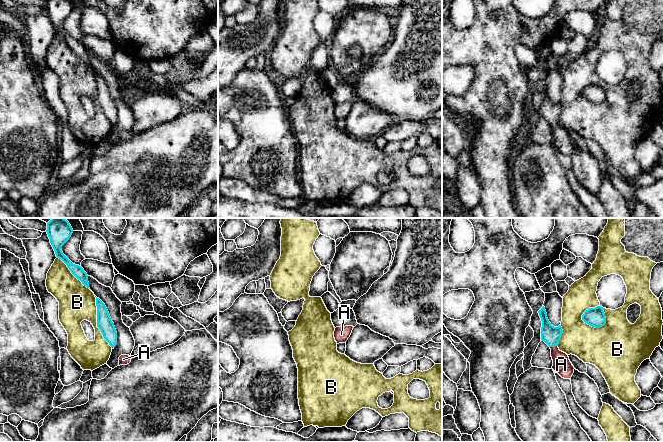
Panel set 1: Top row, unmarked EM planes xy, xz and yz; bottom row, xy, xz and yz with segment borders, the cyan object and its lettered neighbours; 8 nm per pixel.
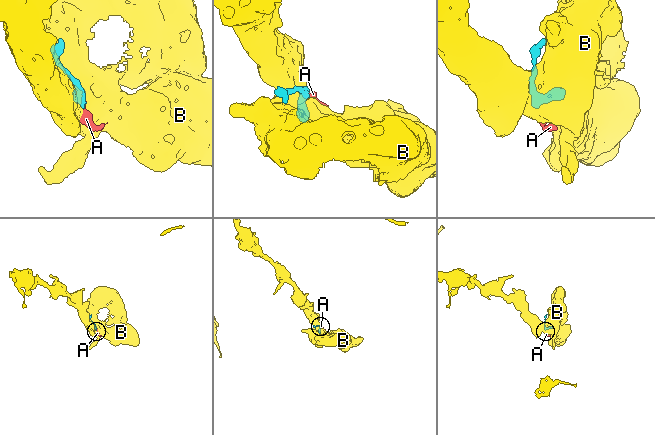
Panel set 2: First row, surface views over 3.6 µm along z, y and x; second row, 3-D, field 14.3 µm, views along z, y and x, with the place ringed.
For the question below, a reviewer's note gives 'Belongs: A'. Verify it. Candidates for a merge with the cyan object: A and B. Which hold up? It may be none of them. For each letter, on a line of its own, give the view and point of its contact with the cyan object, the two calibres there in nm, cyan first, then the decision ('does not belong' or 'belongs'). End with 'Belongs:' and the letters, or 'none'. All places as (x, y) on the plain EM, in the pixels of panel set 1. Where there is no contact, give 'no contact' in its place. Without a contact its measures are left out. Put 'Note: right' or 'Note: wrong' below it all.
A: contact yz (553, 122); calibres 150 and 140 nm; belongs
B: contact yz (592, 102); calibres 160 and 400 nm; does not belong
Belongs: A
Note: right

